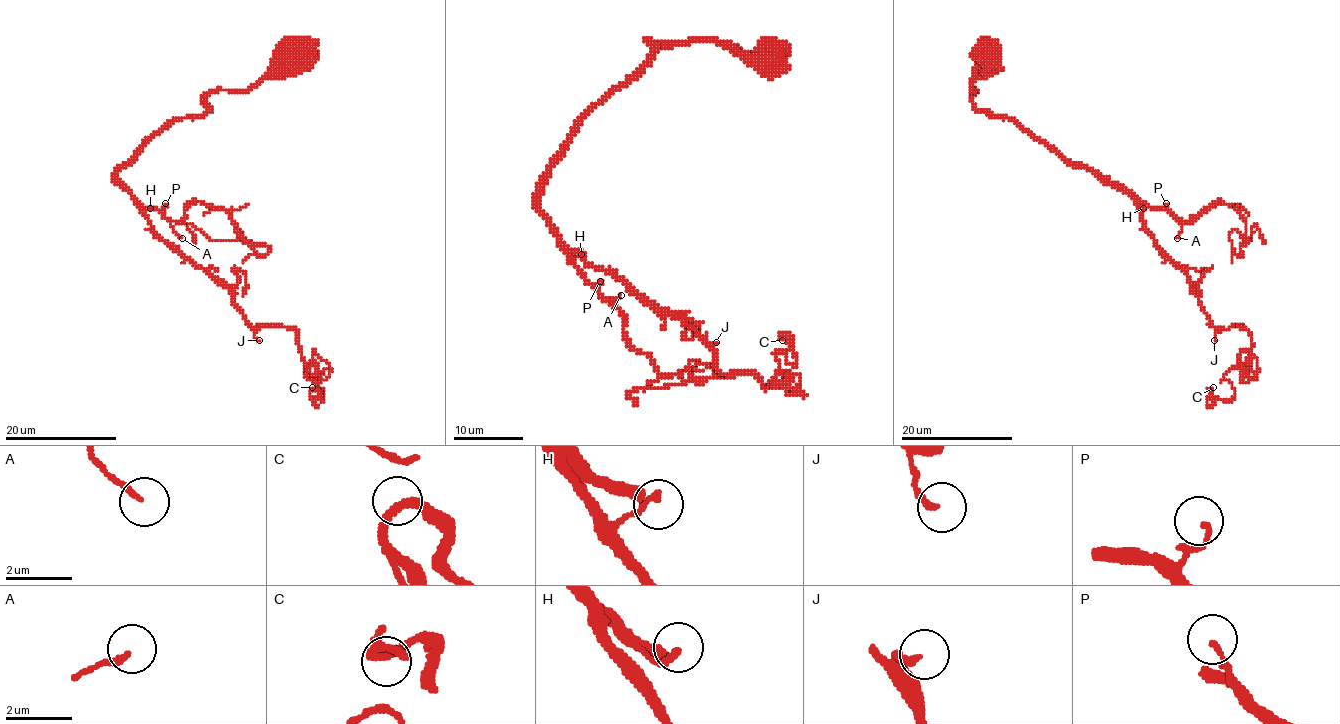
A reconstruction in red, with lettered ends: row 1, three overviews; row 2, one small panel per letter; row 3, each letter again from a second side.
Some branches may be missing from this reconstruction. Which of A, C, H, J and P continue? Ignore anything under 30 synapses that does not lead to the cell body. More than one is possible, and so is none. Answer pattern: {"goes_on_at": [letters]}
{"goes_on_at": ["A"]}

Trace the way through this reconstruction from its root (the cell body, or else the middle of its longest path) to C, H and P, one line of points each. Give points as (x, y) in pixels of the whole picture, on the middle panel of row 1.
C: (771, 59), (648, 42), (537, 205), (721, 373), (766, 389), (778, 351), (797, 368), (782, 340)
H: (771, 59), (744, 58), (716, 40), (648, 42), (653, 56), (582, 120), (537, 198), (563, 248), (581, 254)
P: (771, 59), (716, 40), (648, 42), (653, 56), (582, 120), (537, 205), (572, 264), (600, 281)

